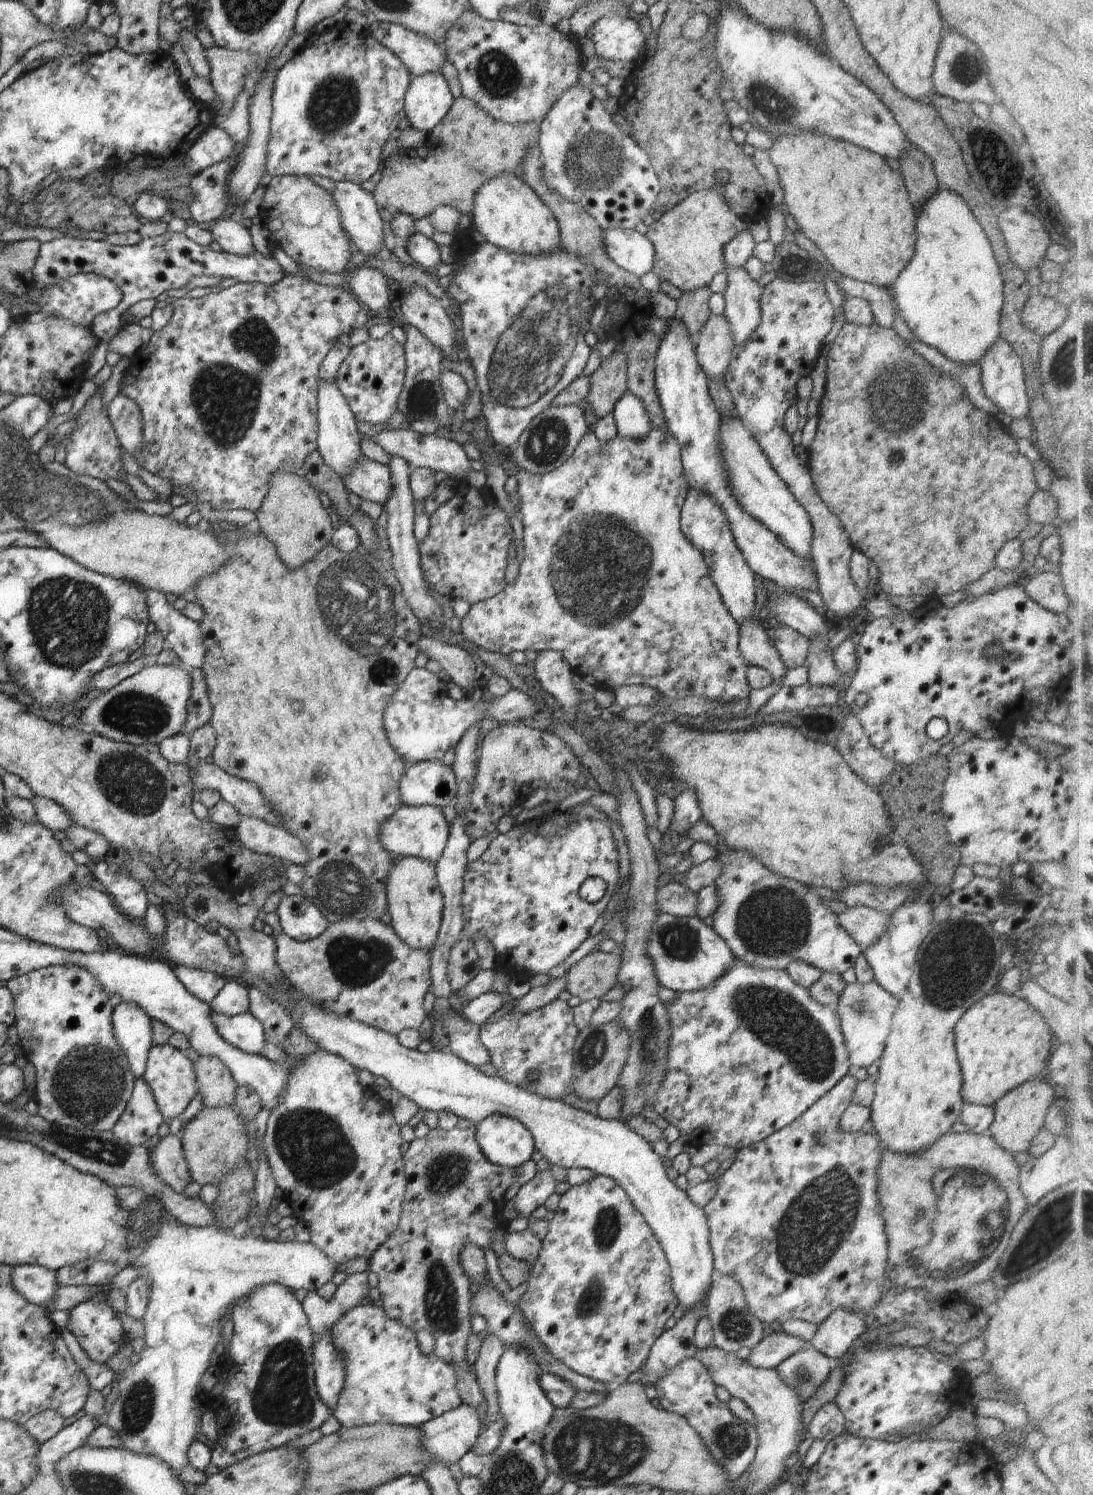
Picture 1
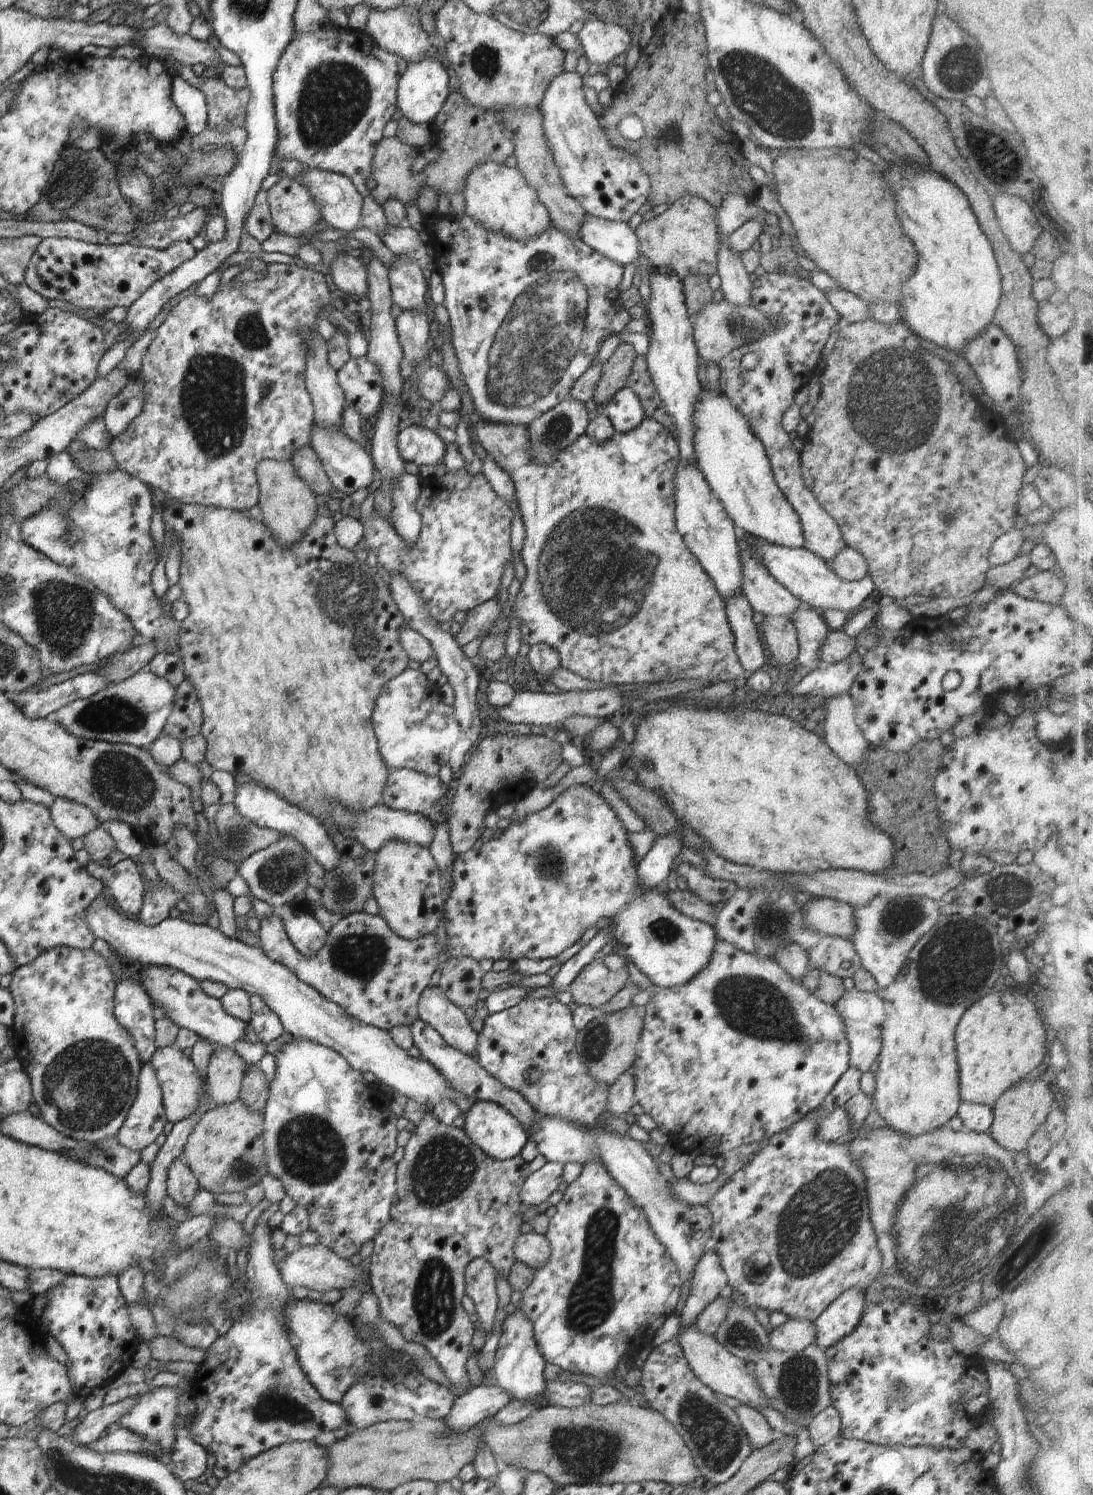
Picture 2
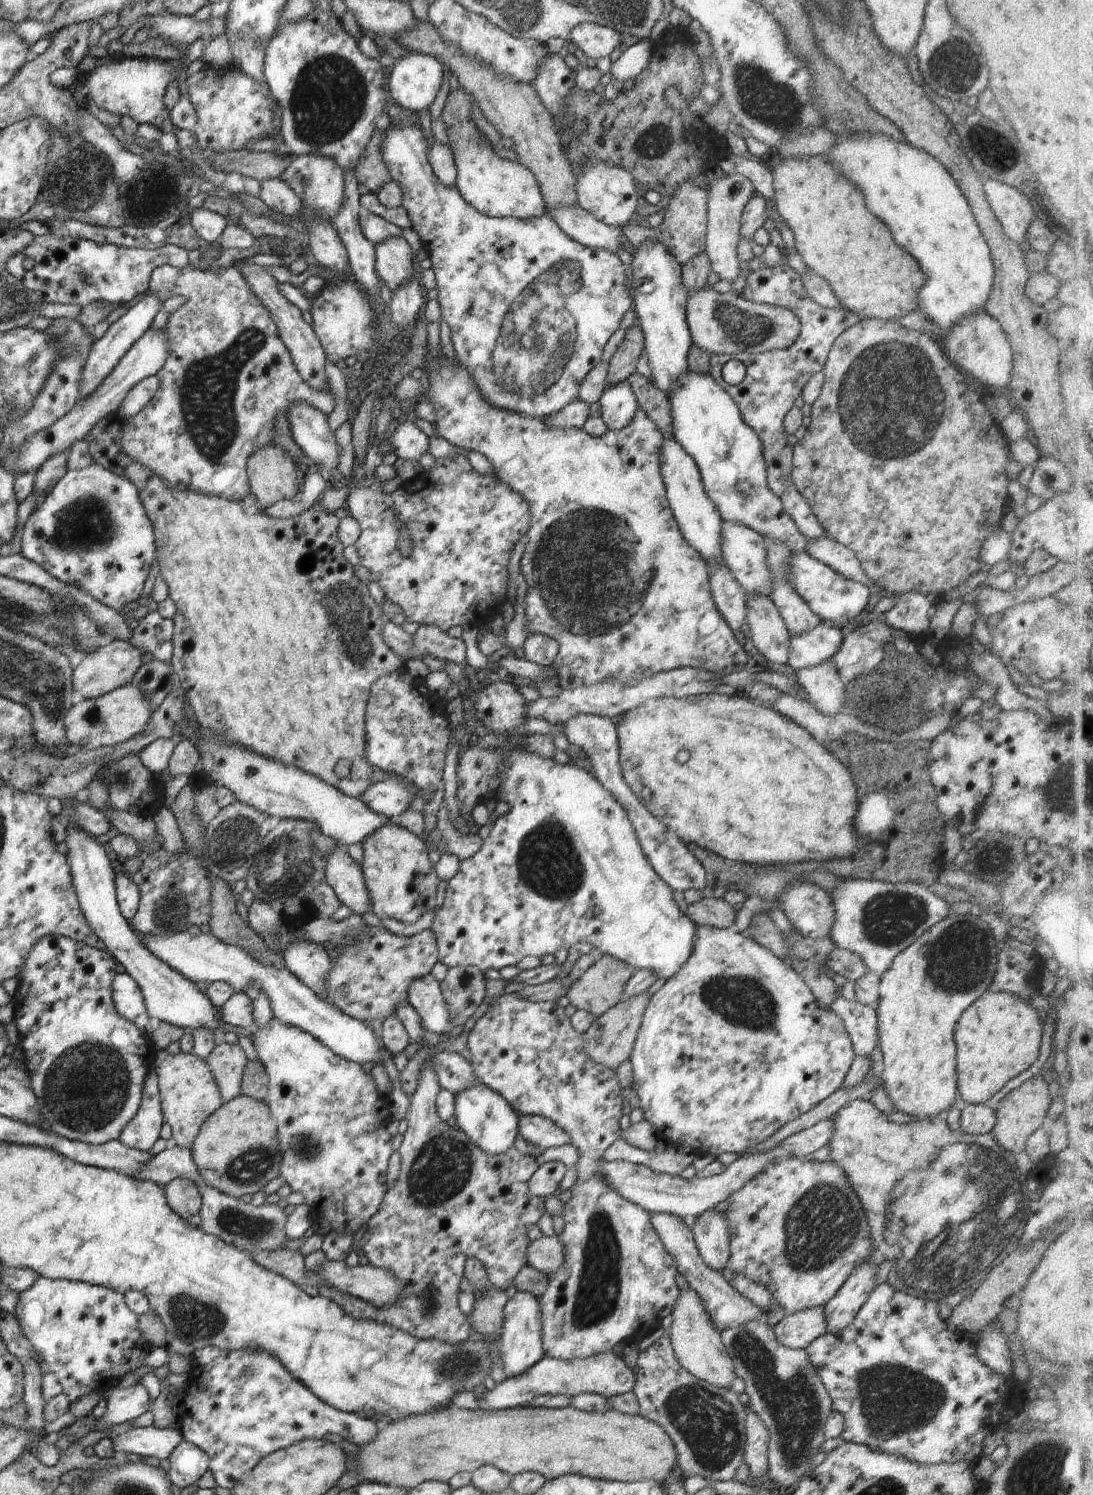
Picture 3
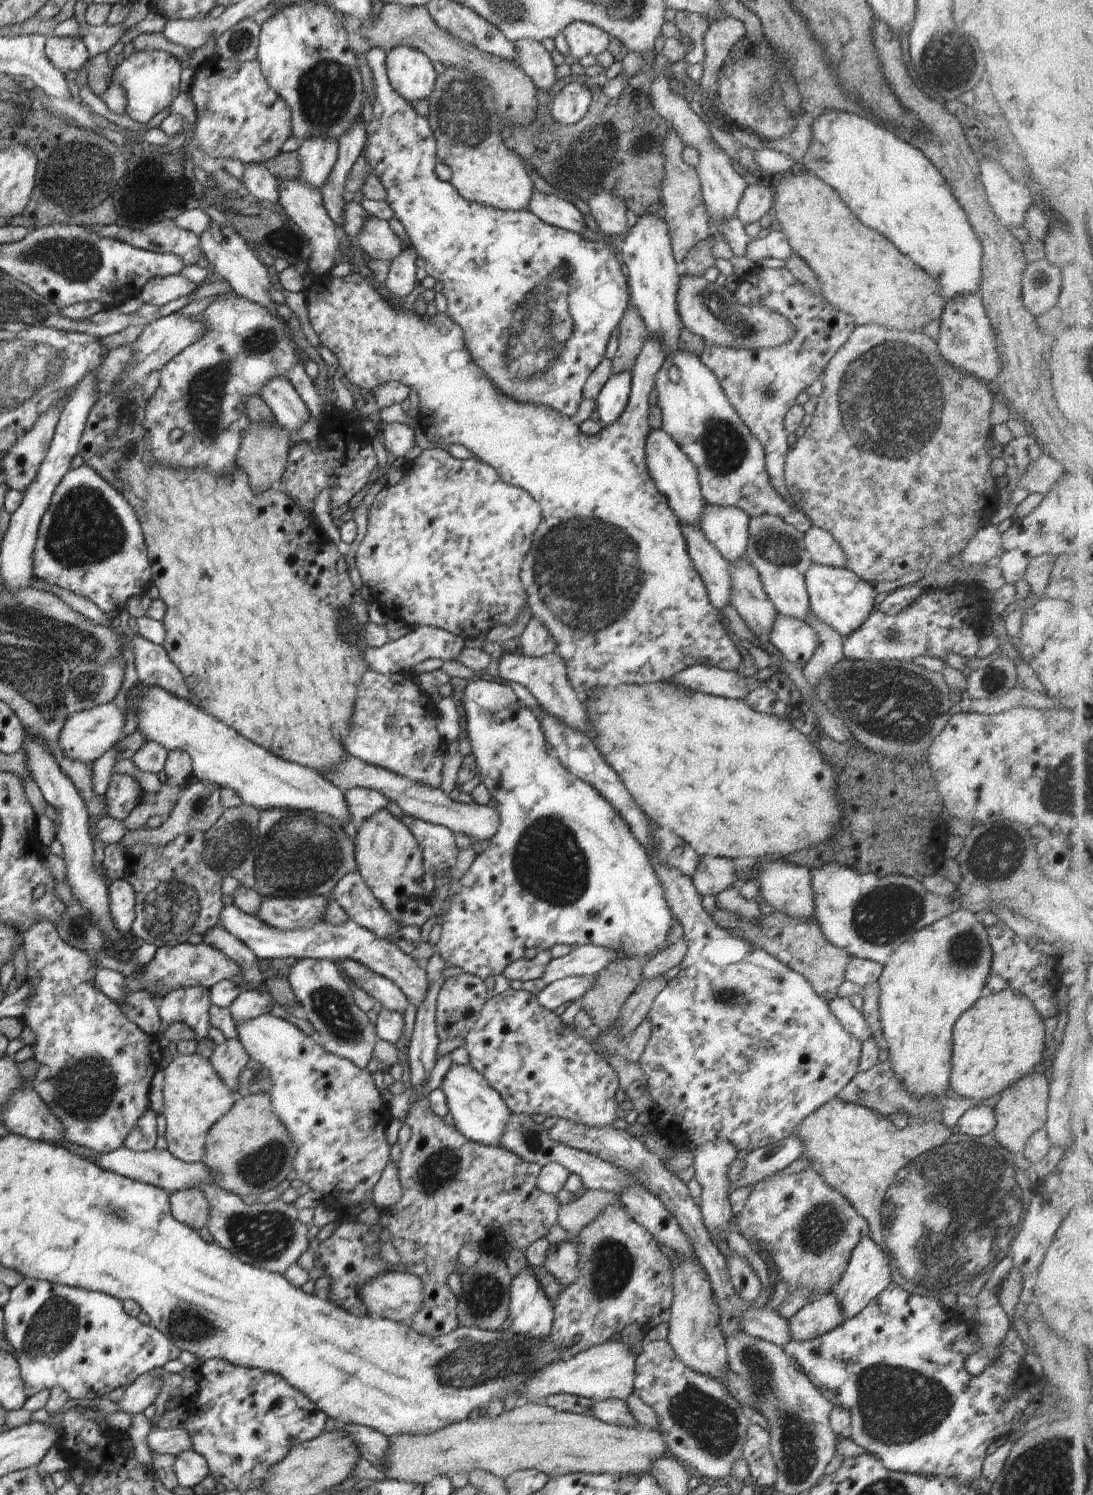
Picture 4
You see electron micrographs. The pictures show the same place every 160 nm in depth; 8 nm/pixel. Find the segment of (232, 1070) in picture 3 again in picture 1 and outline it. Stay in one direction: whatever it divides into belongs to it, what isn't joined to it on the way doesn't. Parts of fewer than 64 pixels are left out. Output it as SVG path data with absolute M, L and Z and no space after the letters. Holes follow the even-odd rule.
M218 1057L200 1058L193 1064L199 1092L206 1107L235 1108L236 1079Z

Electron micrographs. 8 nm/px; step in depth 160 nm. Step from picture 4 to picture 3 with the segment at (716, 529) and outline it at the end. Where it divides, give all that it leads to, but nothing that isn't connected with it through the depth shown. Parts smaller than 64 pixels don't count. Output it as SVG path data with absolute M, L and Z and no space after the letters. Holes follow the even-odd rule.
M724 521L721 526L721 551L723 562L732 571L734 578L748 593L768 595L771 593L771 572L767 561L764 537L753 528L740 523Z

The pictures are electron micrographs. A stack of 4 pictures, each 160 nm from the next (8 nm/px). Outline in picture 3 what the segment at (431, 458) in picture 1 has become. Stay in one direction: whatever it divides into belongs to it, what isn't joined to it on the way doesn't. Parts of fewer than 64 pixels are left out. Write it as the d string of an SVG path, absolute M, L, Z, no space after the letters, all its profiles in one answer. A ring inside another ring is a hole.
M404 420L392 436L389 436L389 440L393 448L391 459L402 458L417 461L429 447L429 438L411 420Z

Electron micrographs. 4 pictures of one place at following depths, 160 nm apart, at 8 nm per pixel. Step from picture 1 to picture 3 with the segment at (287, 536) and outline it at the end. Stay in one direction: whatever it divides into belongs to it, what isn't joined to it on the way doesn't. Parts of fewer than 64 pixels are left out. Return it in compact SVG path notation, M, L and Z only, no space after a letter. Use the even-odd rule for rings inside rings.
M280 445L261 446L248 457L246 468L251 492L262 509L283 498L299 497L300 474L294 458Z

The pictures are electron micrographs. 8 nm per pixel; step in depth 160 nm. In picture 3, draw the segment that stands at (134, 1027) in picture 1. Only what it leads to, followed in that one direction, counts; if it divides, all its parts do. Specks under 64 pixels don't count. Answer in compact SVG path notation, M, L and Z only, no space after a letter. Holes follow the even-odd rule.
M116 973L111 984L112 998L120 1016L133 1022L150 1038L155 1021L148 1014L138 983L128 973Z

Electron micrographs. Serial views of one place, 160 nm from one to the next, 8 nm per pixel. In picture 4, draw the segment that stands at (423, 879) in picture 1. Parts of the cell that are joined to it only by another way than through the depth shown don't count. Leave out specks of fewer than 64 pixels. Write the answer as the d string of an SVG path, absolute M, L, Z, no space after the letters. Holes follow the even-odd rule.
M387 808L360 820L357 828L355 861L365 885L400 926L421 927L434 913L423 896L423 854L411 830Z

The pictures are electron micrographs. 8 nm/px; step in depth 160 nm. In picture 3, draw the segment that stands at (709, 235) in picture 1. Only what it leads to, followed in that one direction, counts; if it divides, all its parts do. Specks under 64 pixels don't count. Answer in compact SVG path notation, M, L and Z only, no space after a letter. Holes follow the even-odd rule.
M684 181L681 182L680 186L676 187L664 220L657 228L651 227L647 223L636 226L628 224L621 228L621 232L636 248L643 245L646 241L660 241L682 266L692 257L704 253L707 210L707 190L693 182Z

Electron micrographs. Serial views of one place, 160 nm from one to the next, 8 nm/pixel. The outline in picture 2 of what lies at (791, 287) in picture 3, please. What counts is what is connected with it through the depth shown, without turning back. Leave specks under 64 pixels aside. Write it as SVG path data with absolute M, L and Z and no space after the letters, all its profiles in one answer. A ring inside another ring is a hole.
M764 273L759 277L756 276L752 284L751 304L758 310L761 310L766 316L774 317L779 322L779 327L772 334L762 334L758 340L750 340L748 344L744 344L739 349L734 349L717 364L720 369L719 391L732 402L740 411L740 414L744 415L752 432L764 445L775 483L799 516L803 537L805 538L803 547L819 556L826 564L829 564L833 556L836 556L838 551L843 549L846 544L843 541L837 522L820 506L812 491L808 490L808 487L804 484L801 475L798 444L790 440L790 436L783 429L782 419L784 413L794 404L796 392L803 386L807 386L812 375L819 371L820 362L818 360L820 360L826 340L828 340L833 330L836 330L838 326L841 327L845 322L828 302L825 291L816 288L806 278L805 274ZM748 352L756 354L759 358L758 364L752 370L745 370L740 366L742 356L748 354Z

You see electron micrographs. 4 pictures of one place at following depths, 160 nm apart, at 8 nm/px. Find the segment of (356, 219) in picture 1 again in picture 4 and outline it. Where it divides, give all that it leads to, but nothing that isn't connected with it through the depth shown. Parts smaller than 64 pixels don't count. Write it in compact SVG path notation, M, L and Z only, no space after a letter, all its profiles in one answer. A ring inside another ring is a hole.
M328 137L305 138L298 150L301 162L302 174L299 176L302 182L312 185L319 191L337 159L338 142Z

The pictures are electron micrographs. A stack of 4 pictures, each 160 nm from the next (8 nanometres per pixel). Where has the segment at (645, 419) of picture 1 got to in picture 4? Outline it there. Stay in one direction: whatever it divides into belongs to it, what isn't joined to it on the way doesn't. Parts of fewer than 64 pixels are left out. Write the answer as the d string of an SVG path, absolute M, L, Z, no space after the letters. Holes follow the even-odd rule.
M631 371L614 373L610 375L602 390L598 393L595 404L598 408L599 420L605 425L613 425L620 419L630 398L631 384Z

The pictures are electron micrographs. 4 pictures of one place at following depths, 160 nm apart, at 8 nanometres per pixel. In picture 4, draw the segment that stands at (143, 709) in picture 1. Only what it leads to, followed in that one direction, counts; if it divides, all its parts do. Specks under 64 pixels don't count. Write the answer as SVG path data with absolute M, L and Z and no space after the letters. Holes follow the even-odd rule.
M113 703L70 714L58 735L58 746L69 759L90 765L122 739L125 718L126 712L122 714Z

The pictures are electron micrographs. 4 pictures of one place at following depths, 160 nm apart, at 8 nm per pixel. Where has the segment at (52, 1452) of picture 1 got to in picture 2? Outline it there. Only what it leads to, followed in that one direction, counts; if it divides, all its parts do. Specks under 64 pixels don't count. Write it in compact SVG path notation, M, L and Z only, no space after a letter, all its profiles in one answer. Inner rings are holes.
M138 1396L126 1397L122 1401L102 1406L86 1414L84 1421L74 1428L76 1434L72 1436L72 1442L85 1446L94 1440L97 1441L112 1422L119 1422L132 1410L137 1398Z

